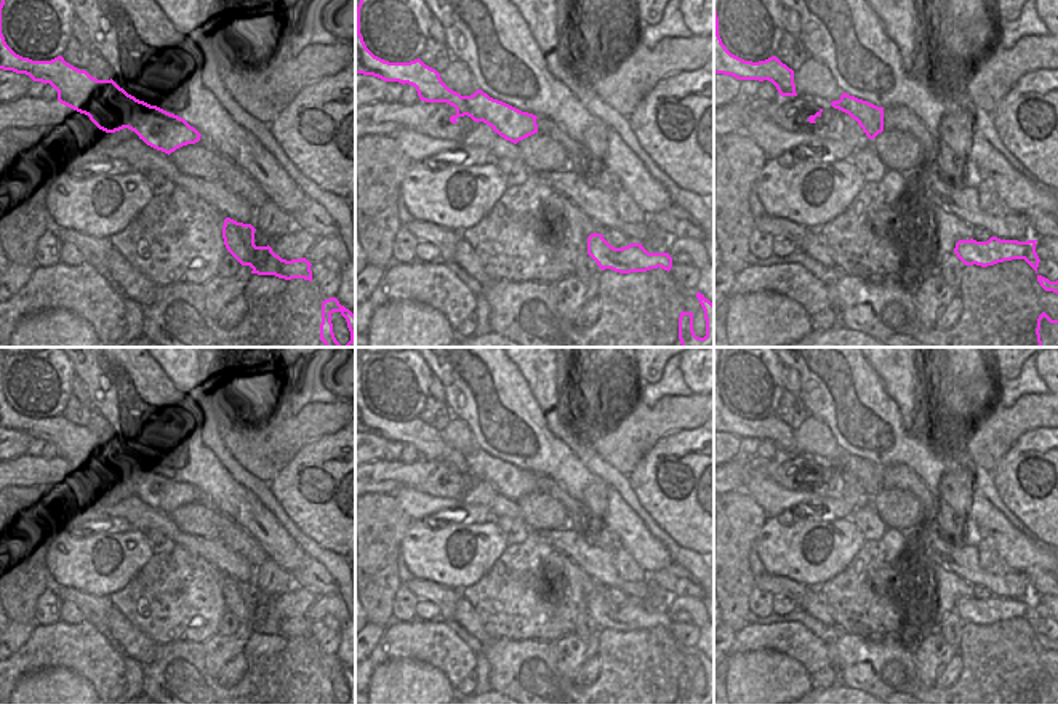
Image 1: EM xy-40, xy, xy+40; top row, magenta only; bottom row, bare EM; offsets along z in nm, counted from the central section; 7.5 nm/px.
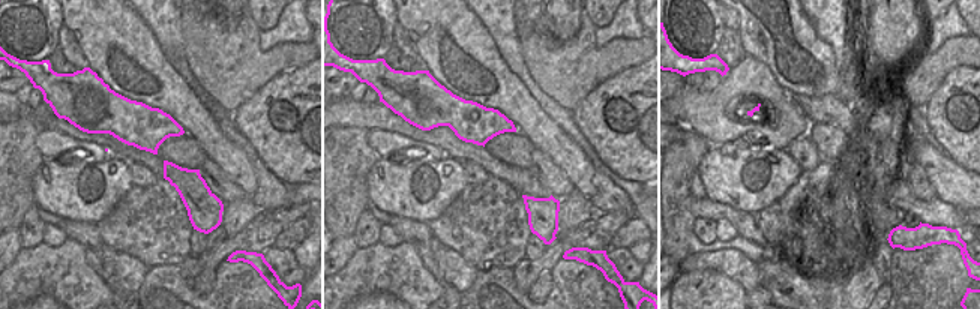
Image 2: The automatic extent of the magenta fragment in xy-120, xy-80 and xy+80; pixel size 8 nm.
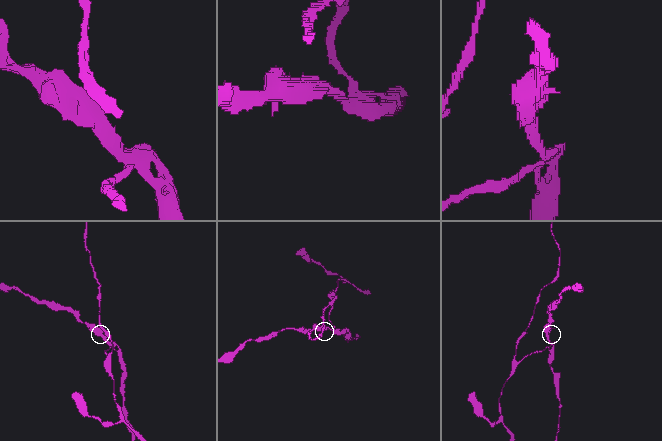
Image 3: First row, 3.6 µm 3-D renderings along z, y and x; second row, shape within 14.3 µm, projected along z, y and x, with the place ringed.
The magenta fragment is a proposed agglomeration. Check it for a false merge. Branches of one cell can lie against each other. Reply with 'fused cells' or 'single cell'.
fused cells

